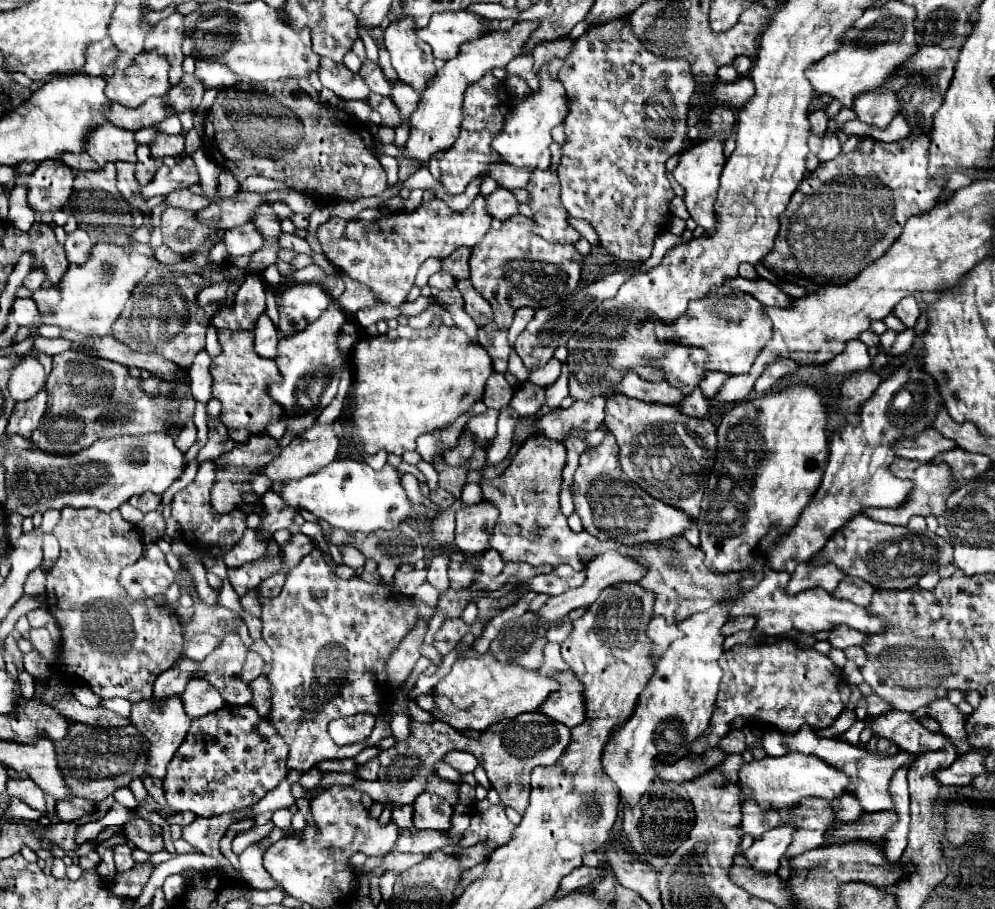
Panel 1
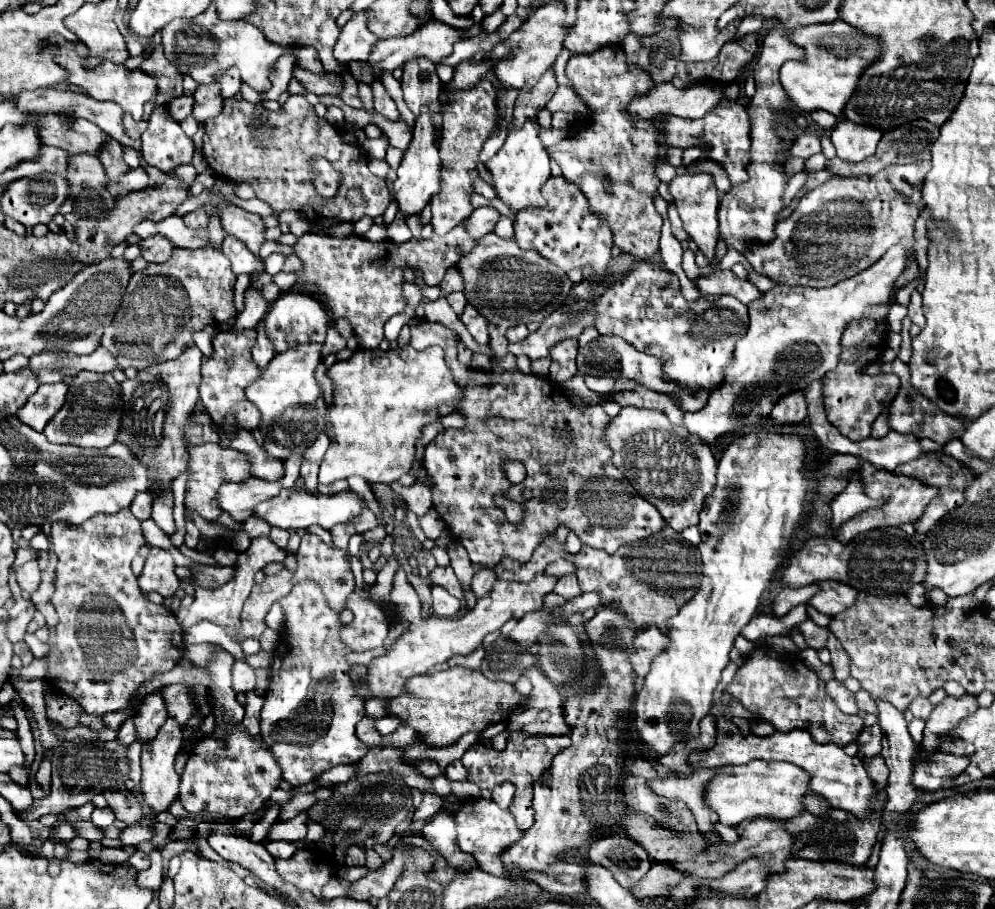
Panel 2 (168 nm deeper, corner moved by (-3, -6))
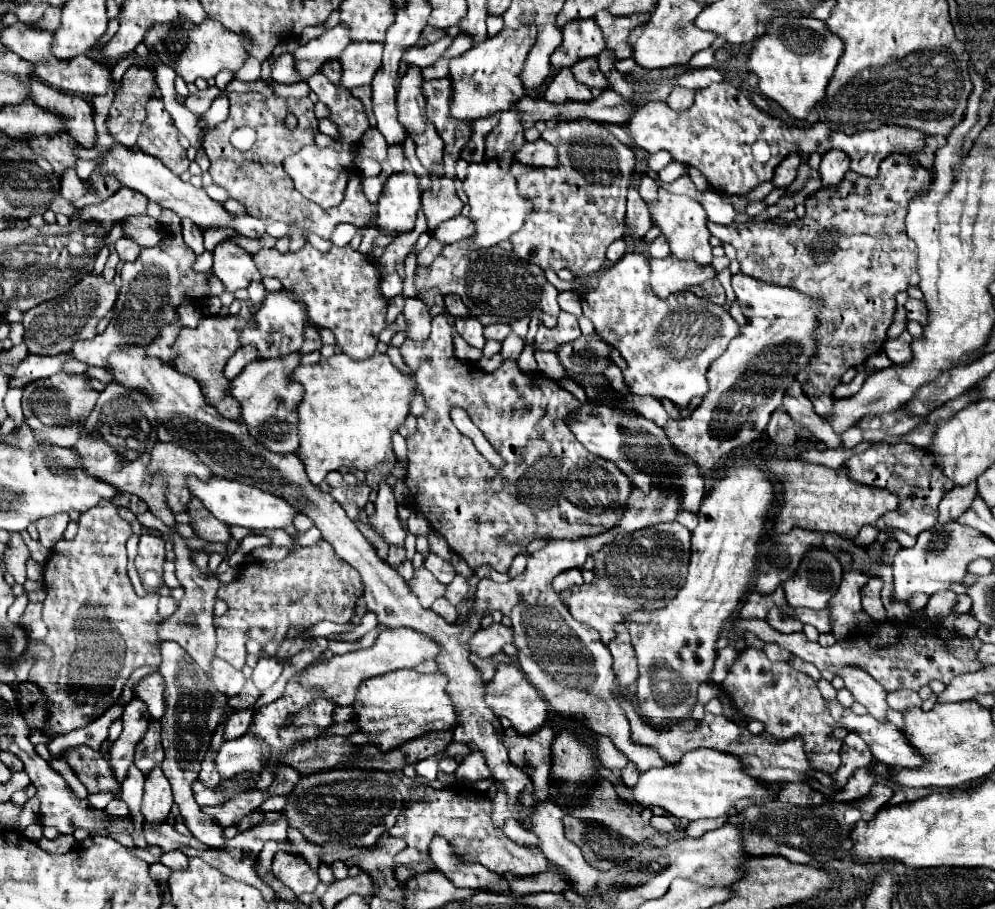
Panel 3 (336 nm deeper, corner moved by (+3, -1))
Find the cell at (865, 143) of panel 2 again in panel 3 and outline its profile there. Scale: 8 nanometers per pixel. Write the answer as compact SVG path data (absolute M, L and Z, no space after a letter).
M831 149L823 155L821 167L819 167L819 175L821 175L821 185L823 187L837 187L845 173L849 171L849 159L843 151Z

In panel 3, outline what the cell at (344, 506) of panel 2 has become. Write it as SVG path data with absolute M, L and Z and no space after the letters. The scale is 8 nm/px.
M187 477L187 487L191 495L197 497L201 505L225 525L239 525L247 529L285 529L297 515L297 509L293 509L285 499L233 479L211 477L209 481L201 481L197 477Z

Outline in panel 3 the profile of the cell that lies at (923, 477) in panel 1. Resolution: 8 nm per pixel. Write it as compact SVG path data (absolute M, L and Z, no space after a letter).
M771 459L765 461L765 469L773 471L783 485L781 509L777 517L773 517L775 533L785 533L793 527L801 527L819 533L837 533L845 539L851 539L859 533L863 525L873 525L881 515L893 511L899 505L897 495L887 489L853 483L843 467L829 469L815 463Z

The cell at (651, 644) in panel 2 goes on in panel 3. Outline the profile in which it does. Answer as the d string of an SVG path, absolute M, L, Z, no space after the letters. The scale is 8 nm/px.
M619 631L619 635L613 637L607 647L613 657L613 671L619 687L629 687L633 681L637 681L637 659L629 643L629 635Z

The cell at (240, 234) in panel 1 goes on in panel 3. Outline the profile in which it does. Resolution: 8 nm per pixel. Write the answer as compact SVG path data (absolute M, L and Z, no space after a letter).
M227 241L215 247L213 257L213 273L221 279L225 291L233 293L237 289L247 289L251 281L261 281L261 275L245 249Z

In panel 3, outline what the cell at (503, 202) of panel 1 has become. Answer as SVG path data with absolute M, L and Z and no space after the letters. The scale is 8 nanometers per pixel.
M459 215L459 217L453 217L453 219L437 225L431 231L431 237L443 245L451 245L459 239L467 239L471 235L471 229L473 229L473 223L469 221L469 217Z

